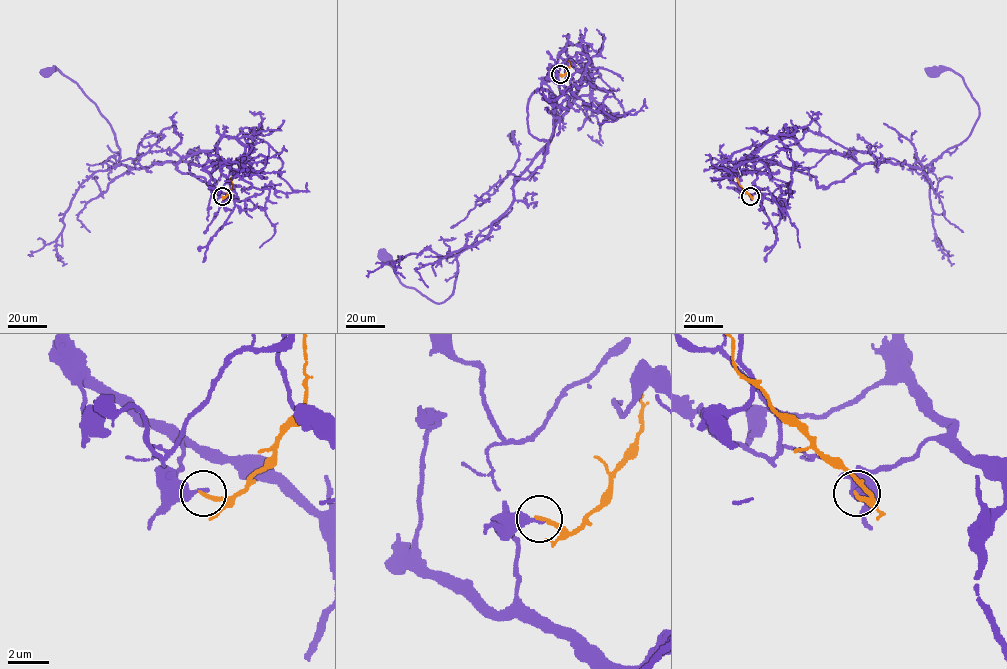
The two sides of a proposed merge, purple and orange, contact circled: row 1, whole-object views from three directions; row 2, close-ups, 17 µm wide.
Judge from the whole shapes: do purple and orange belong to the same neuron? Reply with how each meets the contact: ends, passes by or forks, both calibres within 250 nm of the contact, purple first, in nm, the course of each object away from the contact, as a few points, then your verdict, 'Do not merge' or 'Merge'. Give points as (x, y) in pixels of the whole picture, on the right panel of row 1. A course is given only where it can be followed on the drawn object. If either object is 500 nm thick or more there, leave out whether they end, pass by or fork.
At the ring purple ends. At the ring orange ends. Thickness 320 nm (purple) against 200 nm. Course of purple: (750, 196), (757, 171), (795, 144), (861, 165), (922, 168), (960, 144), (978, 104), (957, 73), (932, 73). Course of orange: (750, 196), (736, 178). Do not merge

